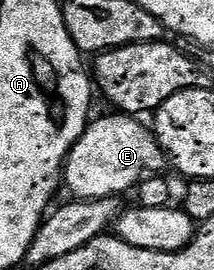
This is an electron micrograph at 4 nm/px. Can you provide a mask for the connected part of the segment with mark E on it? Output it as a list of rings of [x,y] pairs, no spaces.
[[[120,113],[109,114],[113,115],[105,115],[102,119],[94,118],[65,158],[63,187],[73,194],[70,196],[74,200],[121,197],[124,191],[132,192],[145,179],[160,176],[164,172],[161,170],[167,167],[165,150],[159,145],[156,134],[146,124],[146,128],[141,124],[140,118]]]

